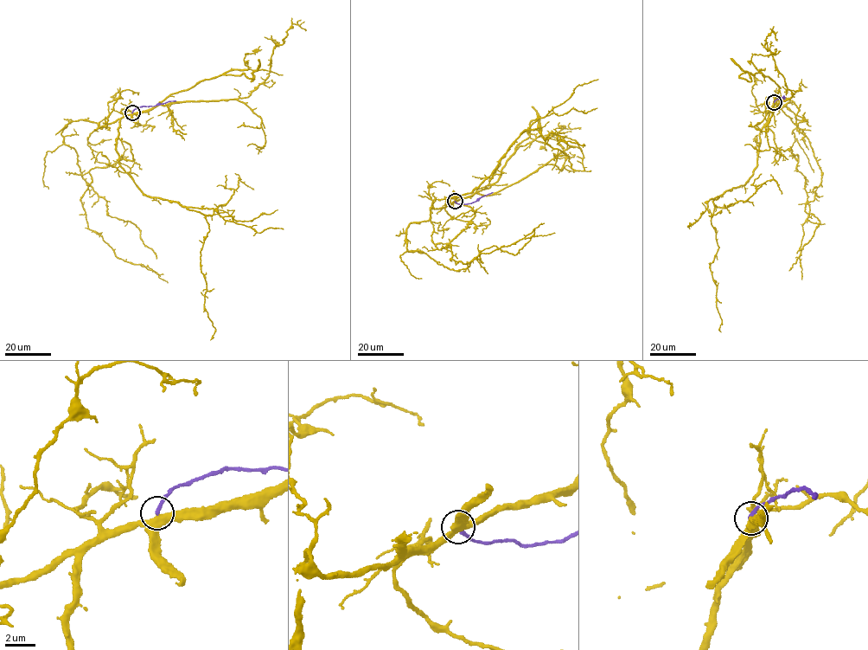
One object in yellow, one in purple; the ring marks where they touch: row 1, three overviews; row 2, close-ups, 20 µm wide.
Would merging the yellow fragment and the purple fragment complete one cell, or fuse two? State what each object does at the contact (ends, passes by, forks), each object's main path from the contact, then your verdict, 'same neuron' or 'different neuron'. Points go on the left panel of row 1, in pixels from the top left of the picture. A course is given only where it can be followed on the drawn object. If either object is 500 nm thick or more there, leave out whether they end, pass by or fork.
yellow forks | purple ends | yellow via (132, 112), (118, 130), (121, 168), (147, 196), (206, 217), (201, 267), (204, 310), (215, 328), (210, 340) | purple via (132, 112), (142, 106), (175, 100) | different neuron

